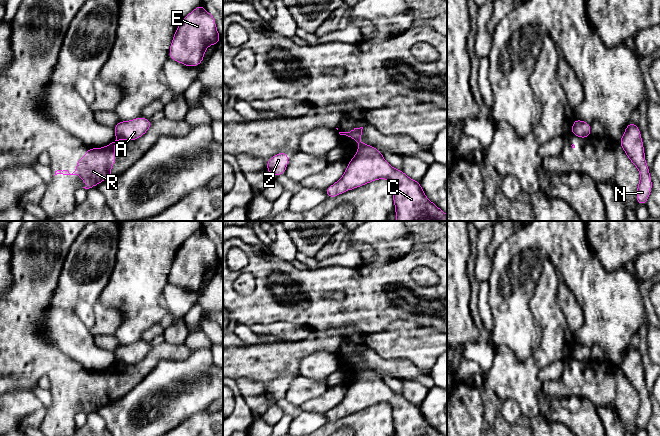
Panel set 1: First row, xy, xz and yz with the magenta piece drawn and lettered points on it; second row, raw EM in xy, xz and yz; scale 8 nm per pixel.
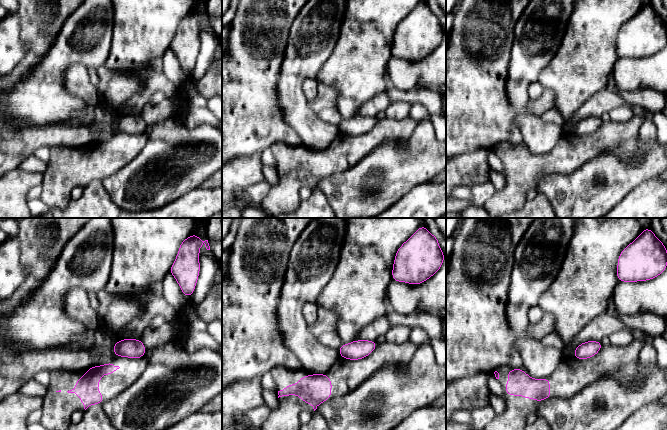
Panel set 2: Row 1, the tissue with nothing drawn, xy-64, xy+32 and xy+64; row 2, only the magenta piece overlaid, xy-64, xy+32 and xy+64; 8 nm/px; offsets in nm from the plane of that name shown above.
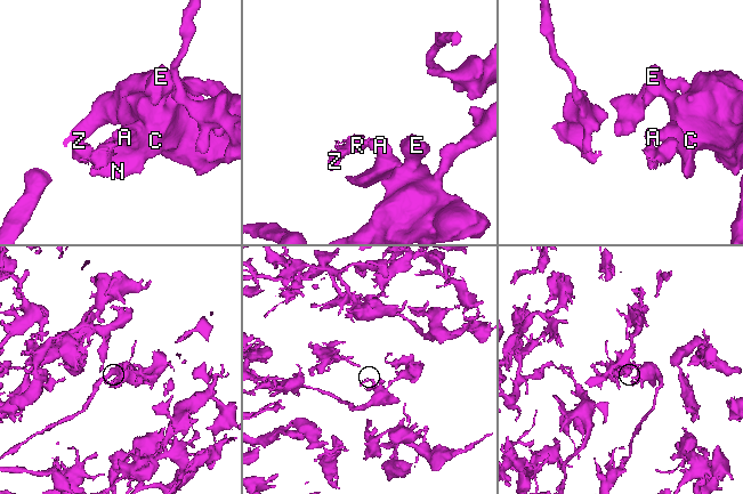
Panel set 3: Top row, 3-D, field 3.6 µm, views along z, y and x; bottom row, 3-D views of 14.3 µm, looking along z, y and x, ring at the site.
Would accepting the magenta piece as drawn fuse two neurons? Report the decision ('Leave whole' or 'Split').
Split

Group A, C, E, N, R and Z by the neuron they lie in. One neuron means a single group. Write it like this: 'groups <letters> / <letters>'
groups A C E N / R Z

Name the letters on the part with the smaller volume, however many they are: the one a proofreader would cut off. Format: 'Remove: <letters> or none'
Remove: R, Z

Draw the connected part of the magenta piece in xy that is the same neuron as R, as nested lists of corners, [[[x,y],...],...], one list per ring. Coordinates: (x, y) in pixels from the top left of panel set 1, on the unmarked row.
[[[116,361],[114,365],[105,371],[88,372],[86,379],[76,387],[76,394],[72,398],[68,394],[57,394],[55,399],[78,399],[82,406],[87,408],[86,411],[83,411],[85,413],[95,411],[100,406],[116,400],[111,397],[111,390],[117,387],[114,372],[119,364],[123,363]]]

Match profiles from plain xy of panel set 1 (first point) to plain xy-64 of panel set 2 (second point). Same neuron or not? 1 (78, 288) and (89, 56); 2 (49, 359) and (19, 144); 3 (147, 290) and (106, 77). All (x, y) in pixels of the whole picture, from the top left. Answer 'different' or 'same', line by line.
1: same
2: same
3: different

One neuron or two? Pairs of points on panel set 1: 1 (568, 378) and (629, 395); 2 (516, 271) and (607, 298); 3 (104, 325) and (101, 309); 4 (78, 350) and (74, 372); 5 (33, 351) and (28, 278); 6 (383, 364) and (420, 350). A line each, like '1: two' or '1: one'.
1: one
2: one
3: one
4: two
5: one
6: two

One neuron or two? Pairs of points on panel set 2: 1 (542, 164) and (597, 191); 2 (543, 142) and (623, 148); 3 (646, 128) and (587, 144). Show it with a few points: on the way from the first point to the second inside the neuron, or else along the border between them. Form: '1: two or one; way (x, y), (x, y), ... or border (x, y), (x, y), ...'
1: two; border (584, 163), (570, 173), (561, 175)
2: two; border (563, 133), (557, 144), (548, 153)
3: two; border (644, 120), (639, 130), (639, 147), (636, 153)

